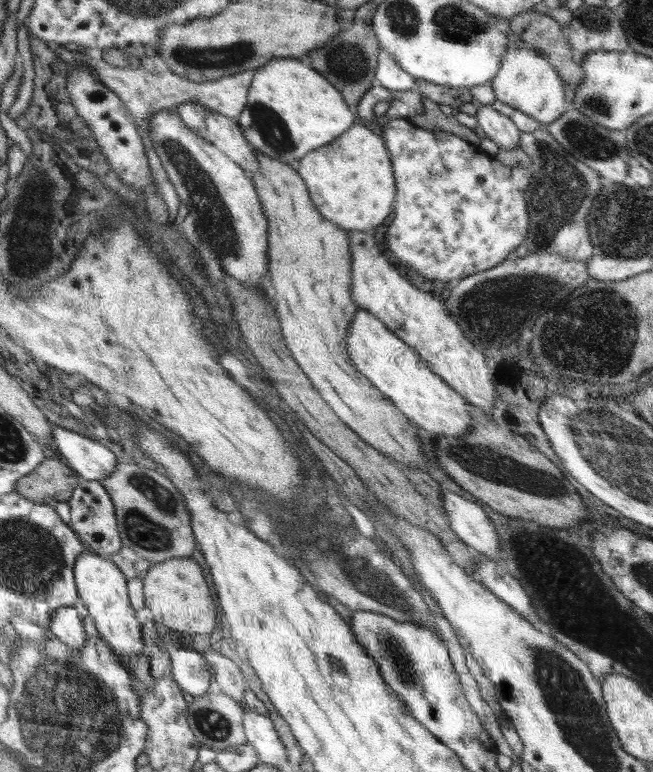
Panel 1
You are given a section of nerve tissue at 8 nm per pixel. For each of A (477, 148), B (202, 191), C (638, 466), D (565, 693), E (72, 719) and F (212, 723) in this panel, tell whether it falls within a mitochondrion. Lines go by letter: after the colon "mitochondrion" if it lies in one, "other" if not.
A: other
B: mitochondrion
C: mitochondrion
D: mitochondrion
E: mitochondrion
F: mitochondrion

